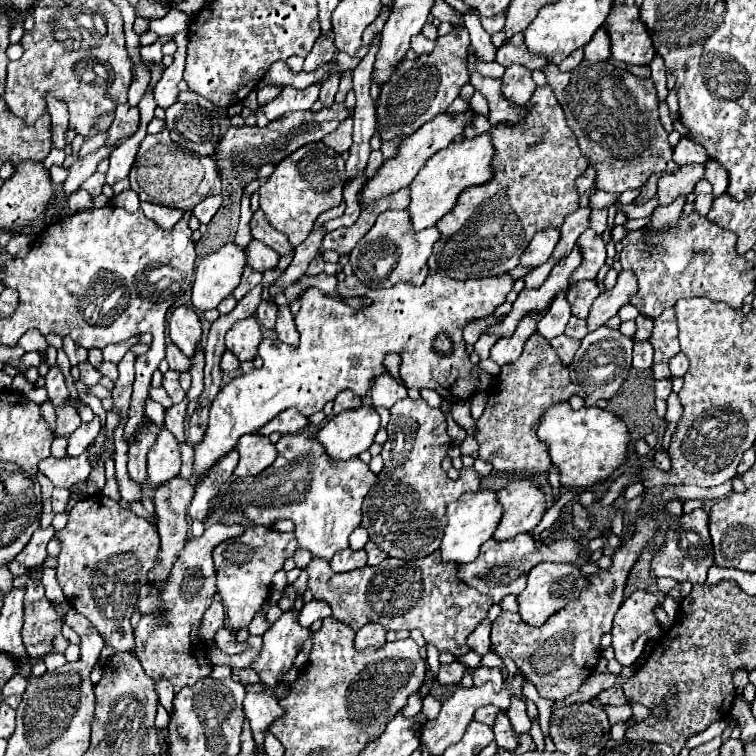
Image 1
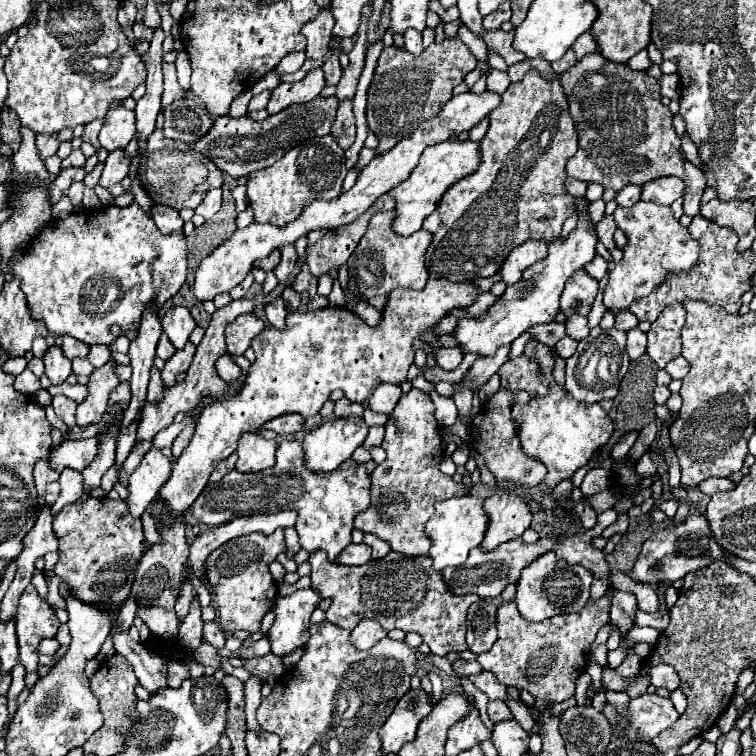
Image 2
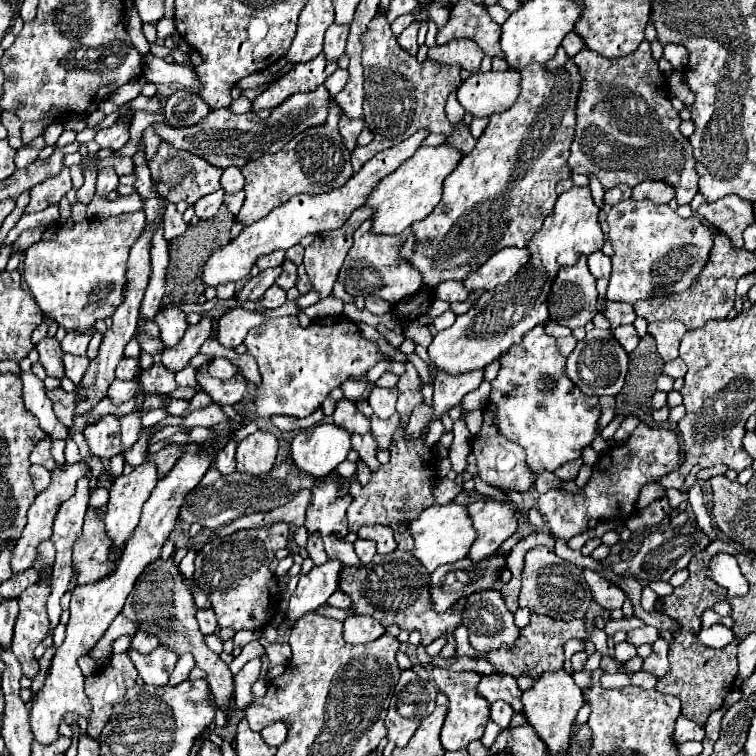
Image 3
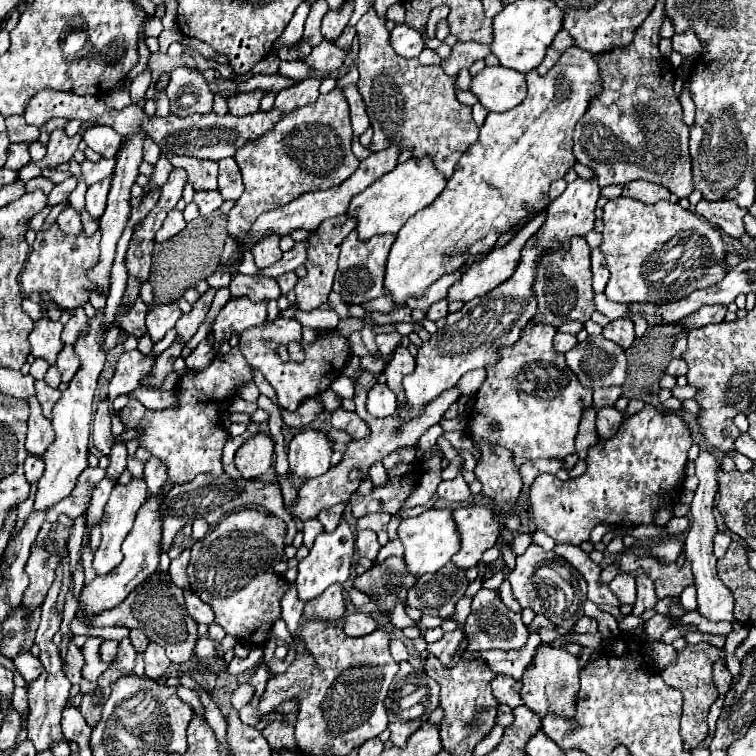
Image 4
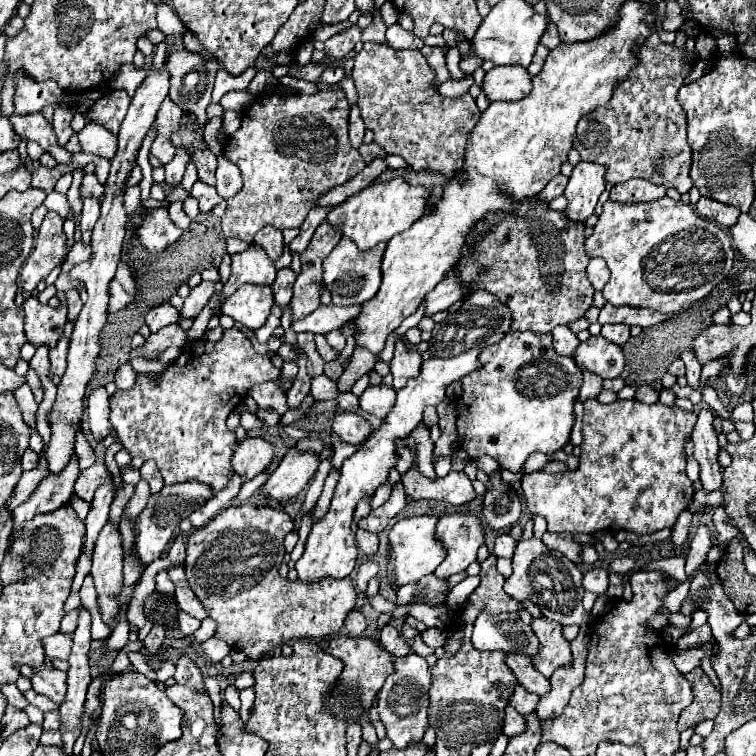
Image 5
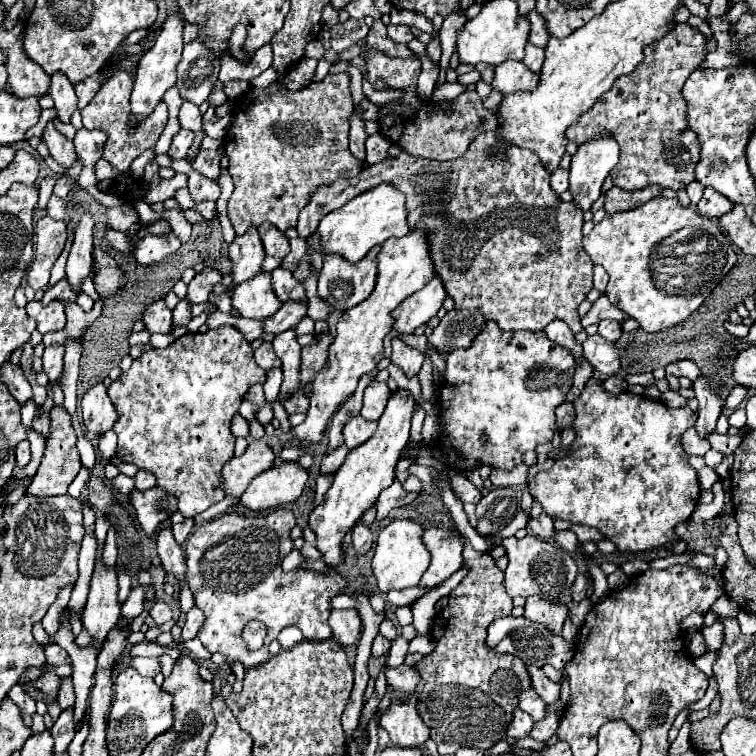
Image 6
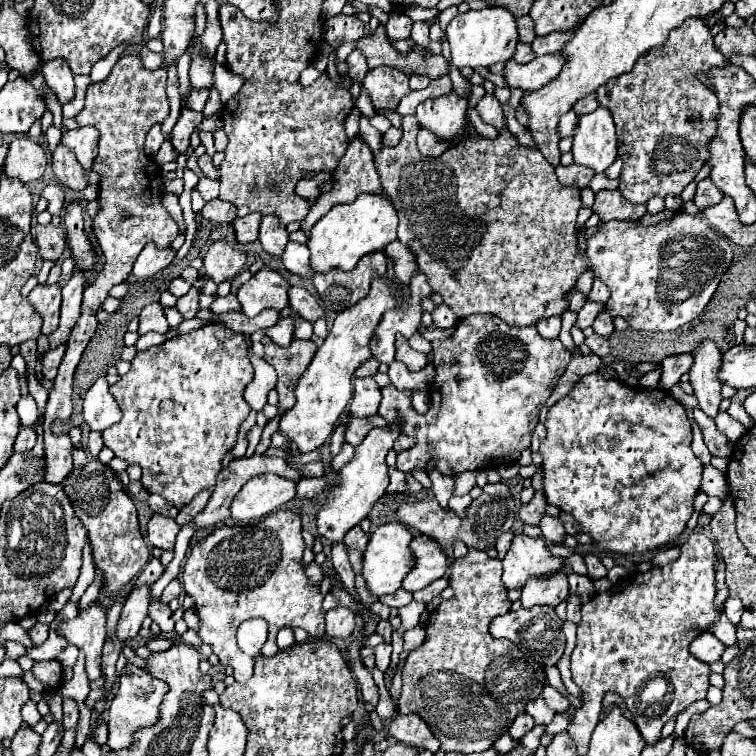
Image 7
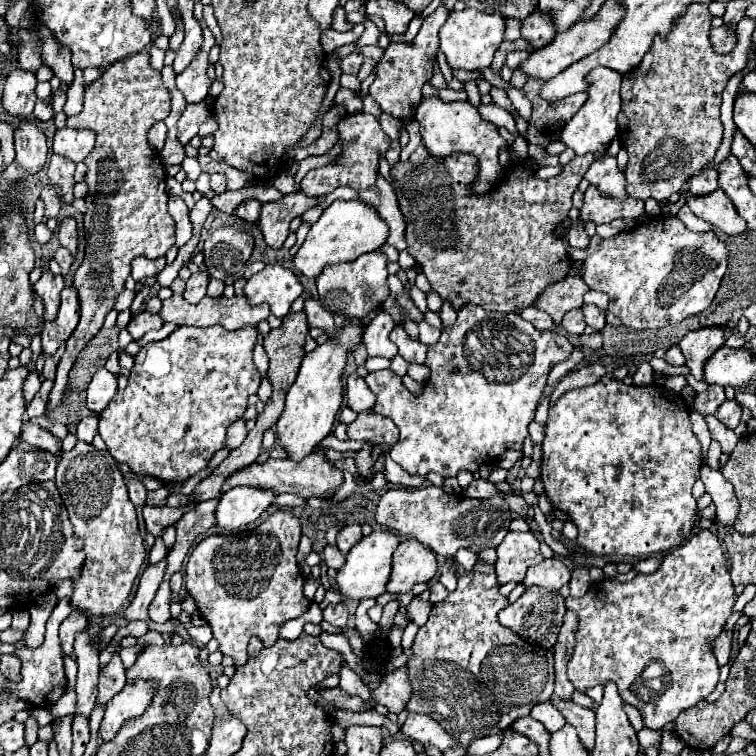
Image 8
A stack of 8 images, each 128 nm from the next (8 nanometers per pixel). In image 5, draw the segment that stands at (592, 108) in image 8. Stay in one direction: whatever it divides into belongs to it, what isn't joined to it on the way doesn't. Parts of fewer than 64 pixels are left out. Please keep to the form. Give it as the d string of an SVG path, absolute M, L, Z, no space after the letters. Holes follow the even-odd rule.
M580 160L574 166L570 182L564 190L564 196L568 198L566 214L570 220L584 222L588 216L594 214L598 196L604 192L604 184L606 184L604 174L606 174L606 166L596 162Z

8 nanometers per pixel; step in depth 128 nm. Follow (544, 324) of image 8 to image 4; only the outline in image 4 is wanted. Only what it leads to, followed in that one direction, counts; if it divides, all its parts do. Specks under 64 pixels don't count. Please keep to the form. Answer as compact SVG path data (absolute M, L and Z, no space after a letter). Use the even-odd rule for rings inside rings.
M556 332L556 336L554 336L554 348L556 348L556 352L568 352L568 350L572 350L574 346L576 346L576 336L572 336L572 334L564 334L564 332ZM591 405L583 411L579 432L575 440L575 449L579 459L585 459L588 448L593 446L599 439L596 430L596 411Z

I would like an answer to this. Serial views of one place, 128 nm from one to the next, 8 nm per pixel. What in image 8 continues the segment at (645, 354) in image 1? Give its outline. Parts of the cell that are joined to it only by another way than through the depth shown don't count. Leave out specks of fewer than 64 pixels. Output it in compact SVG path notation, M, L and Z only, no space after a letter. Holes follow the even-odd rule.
M582 304L580 310L582 310L584 320L586 320L588 326L592 326L592 328L596 328L596 330L602 330L602 326L606 324L606 320L604 320L604 312L602 312L600 308L596 308L596 306L592 306L592 304Z

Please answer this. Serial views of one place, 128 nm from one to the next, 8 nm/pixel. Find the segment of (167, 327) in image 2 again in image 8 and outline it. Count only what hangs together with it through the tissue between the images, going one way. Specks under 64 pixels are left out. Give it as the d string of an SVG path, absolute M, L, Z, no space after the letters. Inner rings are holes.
M140 312L140 314L136 314L136 316L130 320L130 324L126 326L126 330L130 332L130 336L132 336L134 340L138 340L138 338L142 338L148 330L160 328L162 324L164 324L164 322L160 320L160 316L158 316L158 314Z

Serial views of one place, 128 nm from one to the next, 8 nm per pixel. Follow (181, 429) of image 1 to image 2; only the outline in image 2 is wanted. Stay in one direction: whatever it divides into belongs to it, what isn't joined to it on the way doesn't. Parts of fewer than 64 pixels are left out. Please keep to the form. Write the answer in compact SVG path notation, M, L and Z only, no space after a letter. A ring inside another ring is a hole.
M153 366L150 371L150 381L147 389L147 402L162 400L164 388L162 388L161 371Z

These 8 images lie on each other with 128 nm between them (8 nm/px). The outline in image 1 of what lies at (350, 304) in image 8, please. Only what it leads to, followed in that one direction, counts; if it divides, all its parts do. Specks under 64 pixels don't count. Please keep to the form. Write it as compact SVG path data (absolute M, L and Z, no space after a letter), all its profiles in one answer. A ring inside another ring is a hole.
M388 210L378 216L372 230L352 250L350 266L354 270L354 276L368 288L388 288L398 282L422 286L426 280L426 274L428 274L426 260L428 260L438 236L440 236L438 228L412 232L406 210L402 210L402 212Z

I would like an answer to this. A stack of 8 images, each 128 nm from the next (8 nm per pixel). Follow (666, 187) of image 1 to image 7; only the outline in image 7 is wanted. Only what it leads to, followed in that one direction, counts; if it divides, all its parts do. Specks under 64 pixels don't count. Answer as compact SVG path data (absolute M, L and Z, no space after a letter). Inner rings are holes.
M600 190L596 192L592 212L596 212L602 222L640 220L646 214L646 204L628 204L618 190Z

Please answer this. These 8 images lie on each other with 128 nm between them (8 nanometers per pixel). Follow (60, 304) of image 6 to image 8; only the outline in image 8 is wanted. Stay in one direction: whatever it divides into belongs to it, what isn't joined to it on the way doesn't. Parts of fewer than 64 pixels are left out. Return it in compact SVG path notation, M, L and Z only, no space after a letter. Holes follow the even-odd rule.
M44 270L42 278L34 284L36 294L44 300L44 320L54 320L56 312L58 312L58 304L60 304L60 290L64 288L62 276L54 276L50 270Z

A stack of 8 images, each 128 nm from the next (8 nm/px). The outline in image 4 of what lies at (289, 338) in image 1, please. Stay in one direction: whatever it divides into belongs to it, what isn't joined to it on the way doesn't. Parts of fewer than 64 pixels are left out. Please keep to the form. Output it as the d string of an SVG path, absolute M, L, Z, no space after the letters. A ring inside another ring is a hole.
M258 272L248 276L248 274L236 274L230 284L232 298L236 296L248 296L252 300L276 300L280 296L278 282L268 276L260 276Z

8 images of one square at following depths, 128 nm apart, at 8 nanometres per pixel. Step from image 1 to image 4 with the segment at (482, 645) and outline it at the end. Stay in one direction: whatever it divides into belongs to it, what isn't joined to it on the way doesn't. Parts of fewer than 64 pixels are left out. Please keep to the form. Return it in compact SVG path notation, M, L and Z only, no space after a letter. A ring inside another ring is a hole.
M484 588L472 600L472 614L468 616L468 620L464 624L464 632L468 638L466 652L484 652L484 650L492 650L492 648L518 650L528 640L528 628L524 626L520 614L508 610L500 602L500 598L494 590L484 590Z

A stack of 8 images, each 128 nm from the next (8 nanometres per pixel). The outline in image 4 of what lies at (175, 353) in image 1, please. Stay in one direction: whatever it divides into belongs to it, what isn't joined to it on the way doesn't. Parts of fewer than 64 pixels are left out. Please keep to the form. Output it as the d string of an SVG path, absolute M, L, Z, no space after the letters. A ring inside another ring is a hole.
M136 298L134 304L124 306L122 310L116 312L116 320L118 320L118 324L120 324L122 328L126 328L132 336L140 338L142 334L146 334L146 326L144 326L146 310L148 310L148 306L146 306L140 298Z

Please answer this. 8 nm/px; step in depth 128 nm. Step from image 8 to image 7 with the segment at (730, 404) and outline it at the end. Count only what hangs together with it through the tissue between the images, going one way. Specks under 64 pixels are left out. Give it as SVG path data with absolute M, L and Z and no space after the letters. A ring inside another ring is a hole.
M718 410L714 422L716 422L716 428L718 428L724 436L728 436L730 440L734 440L734 442L746 432L746 428L744 428L738 420L734 420L726 410Z

